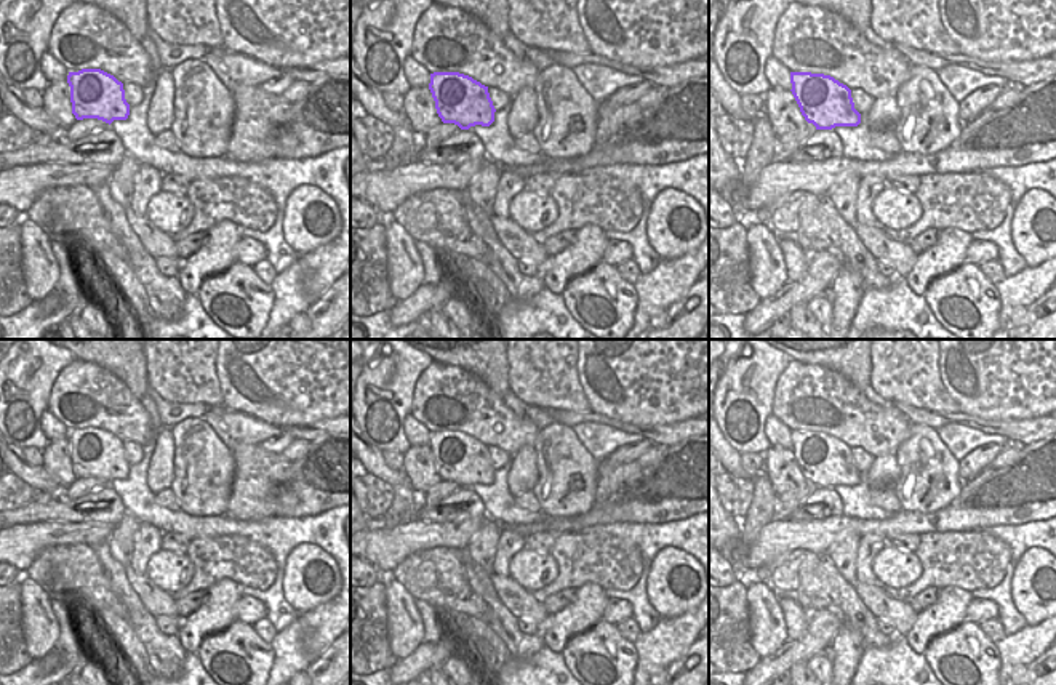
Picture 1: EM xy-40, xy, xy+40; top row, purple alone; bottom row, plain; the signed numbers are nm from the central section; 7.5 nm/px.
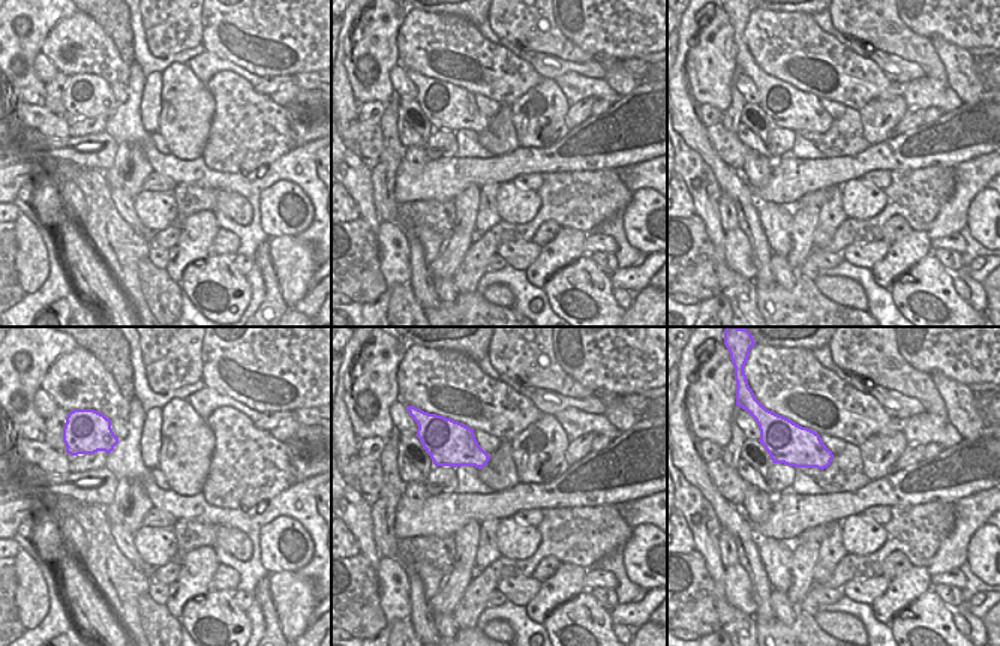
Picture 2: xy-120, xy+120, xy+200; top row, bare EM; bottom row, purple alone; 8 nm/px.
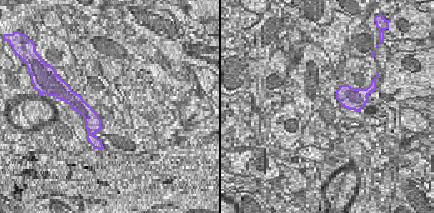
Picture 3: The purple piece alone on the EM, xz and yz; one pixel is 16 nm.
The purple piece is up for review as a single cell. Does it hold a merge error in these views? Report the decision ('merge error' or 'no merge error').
no merge error

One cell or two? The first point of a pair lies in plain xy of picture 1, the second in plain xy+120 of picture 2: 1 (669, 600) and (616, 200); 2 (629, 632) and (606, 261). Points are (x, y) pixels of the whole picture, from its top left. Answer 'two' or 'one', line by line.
1: two
2: one

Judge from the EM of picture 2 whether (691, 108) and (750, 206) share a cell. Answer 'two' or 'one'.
one

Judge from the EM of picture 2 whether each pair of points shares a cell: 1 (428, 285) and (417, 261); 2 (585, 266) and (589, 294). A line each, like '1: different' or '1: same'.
1: same
2: same

